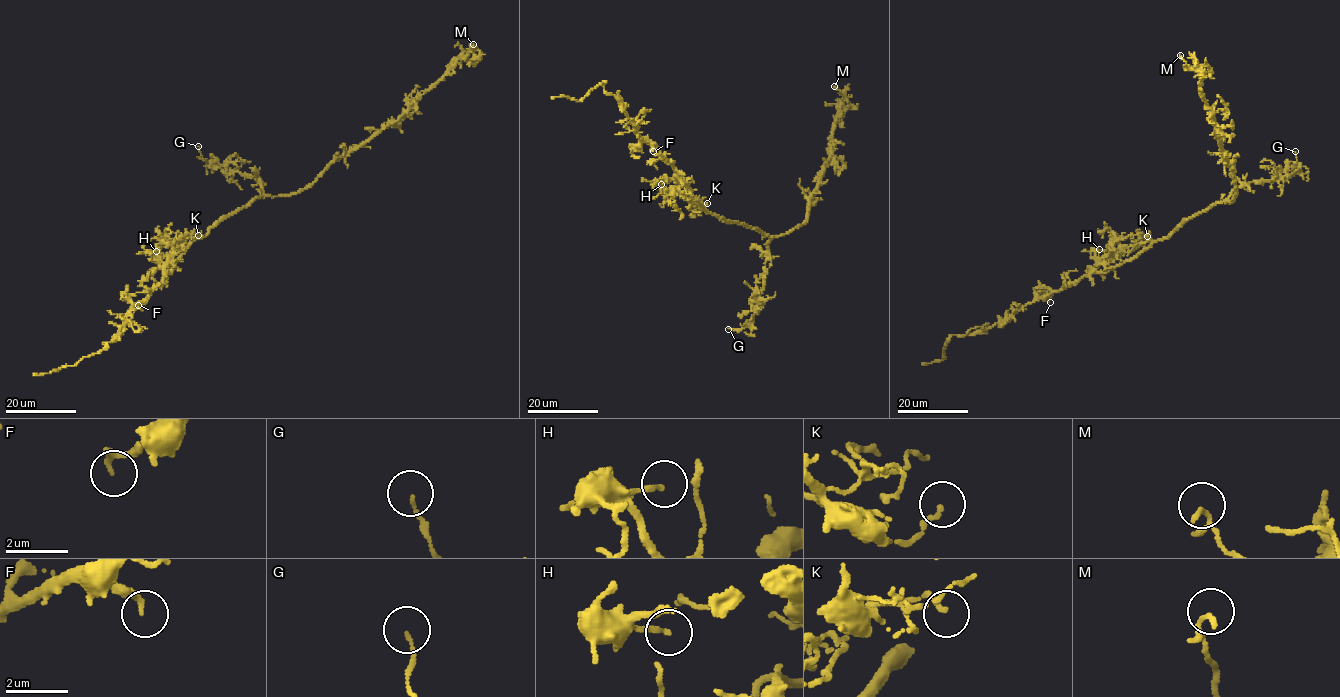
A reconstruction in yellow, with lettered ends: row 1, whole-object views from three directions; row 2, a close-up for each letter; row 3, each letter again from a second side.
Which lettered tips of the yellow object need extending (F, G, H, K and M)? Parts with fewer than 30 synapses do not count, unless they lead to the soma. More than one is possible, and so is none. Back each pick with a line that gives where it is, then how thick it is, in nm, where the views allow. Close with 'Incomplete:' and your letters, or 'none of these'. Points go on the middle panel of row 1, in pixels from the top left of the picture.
Incomplete: none of these

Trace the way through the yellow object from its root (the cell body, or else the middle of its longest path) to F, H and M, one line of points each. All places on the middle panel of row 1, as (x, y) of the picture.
F: (724, 221), (707, 213), (653, 145), (653, 151)
H: (724, 221), (707, 213), (680, 178), (658, 182), (661, 184)
M: (724, 221), (743, 223), (774, 236), (804, 225), (810, 200), (831, 153), (835, 119), (849, 104), (834, 86)

